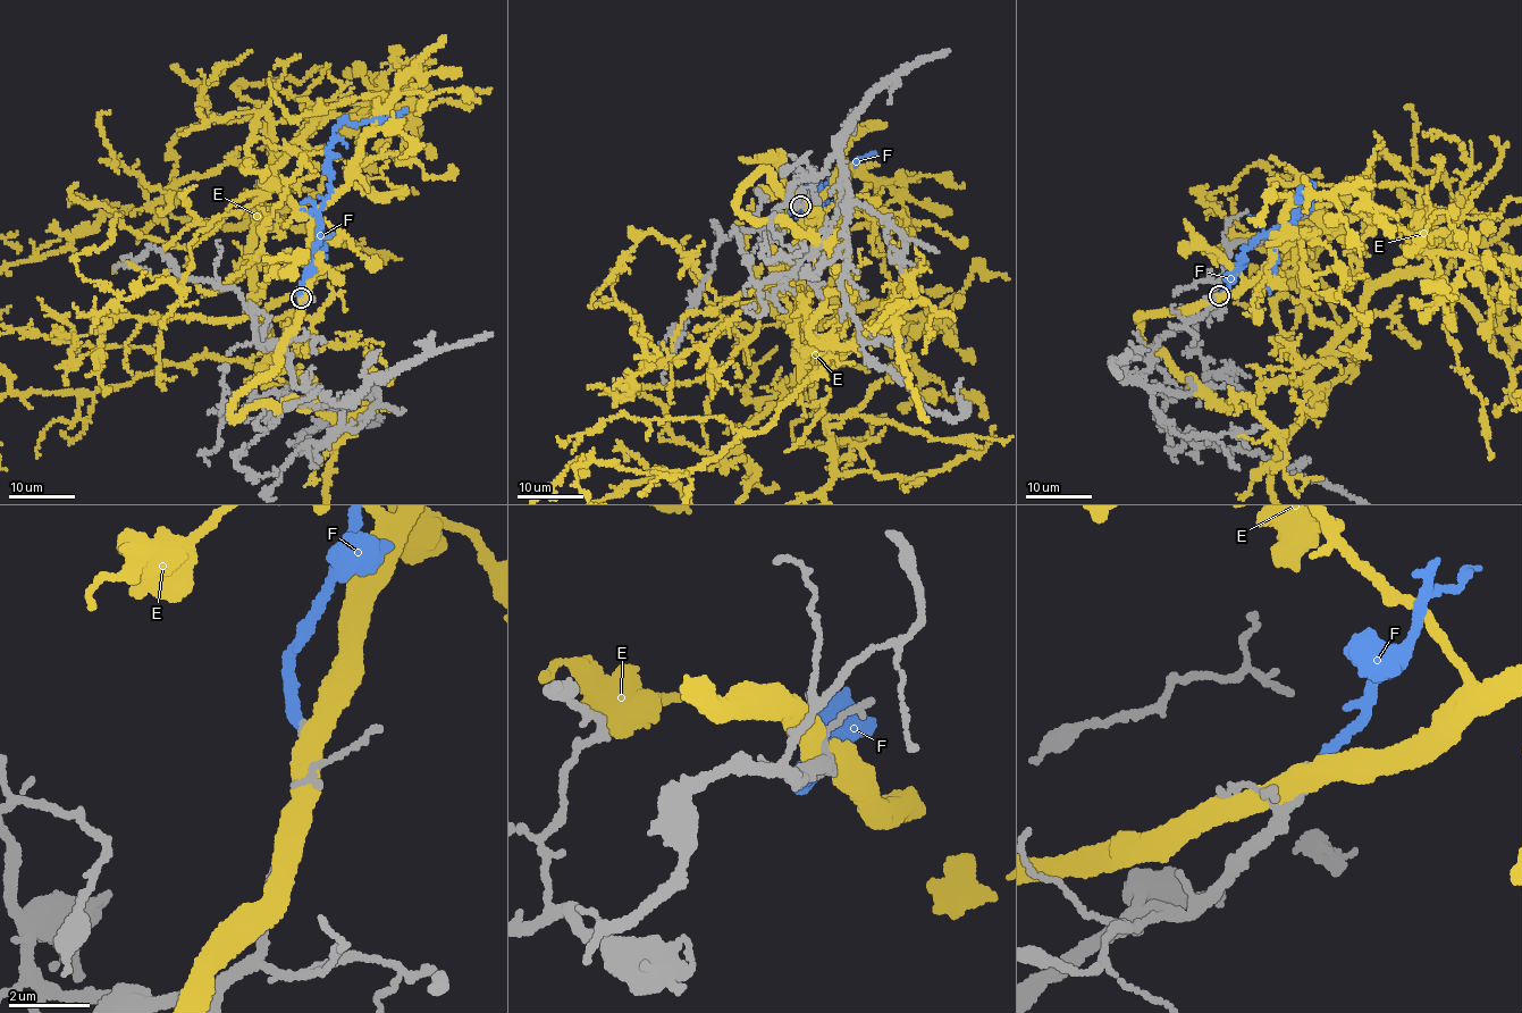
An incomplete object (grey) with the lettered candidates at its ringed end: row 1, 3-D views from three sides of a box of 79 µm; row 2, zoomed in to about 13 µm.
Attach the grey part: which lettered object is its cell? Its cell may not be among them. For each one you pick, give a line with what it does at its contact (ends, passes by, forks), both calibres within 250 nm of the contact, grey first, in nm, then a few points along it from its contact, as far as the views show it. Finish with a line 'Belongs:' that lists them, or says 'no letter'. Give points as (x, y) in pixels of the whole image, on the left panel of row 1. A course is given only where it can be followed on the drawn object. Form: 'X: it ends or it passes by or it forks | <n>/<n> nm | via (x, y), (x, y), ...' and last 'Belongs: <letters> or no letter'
F: it ends | 280/280 nm | via (301, 300), (310, 252), (318, 242), (317, 215), (329, 191), (331, 132), (339, 123), (380, 119), (405, 109)
Belongs: F

